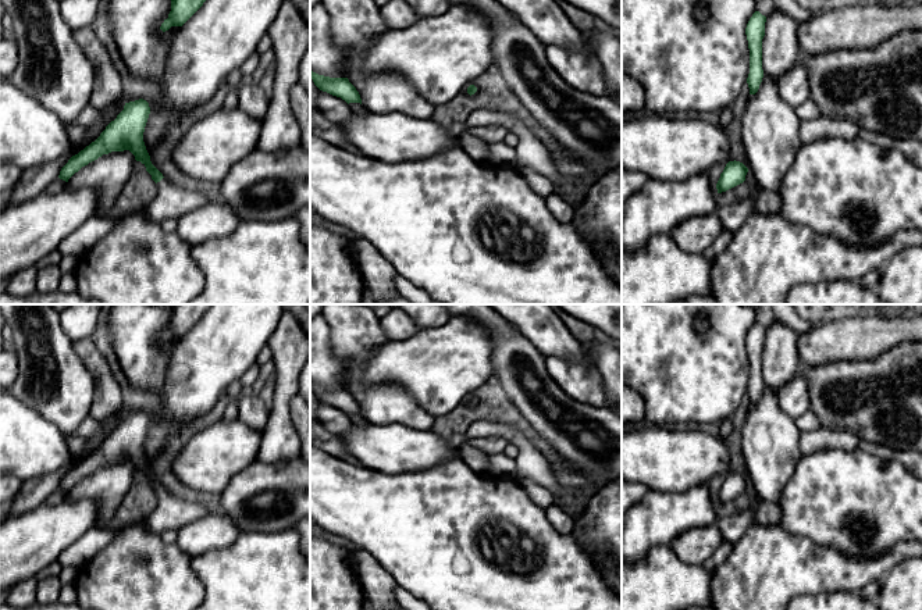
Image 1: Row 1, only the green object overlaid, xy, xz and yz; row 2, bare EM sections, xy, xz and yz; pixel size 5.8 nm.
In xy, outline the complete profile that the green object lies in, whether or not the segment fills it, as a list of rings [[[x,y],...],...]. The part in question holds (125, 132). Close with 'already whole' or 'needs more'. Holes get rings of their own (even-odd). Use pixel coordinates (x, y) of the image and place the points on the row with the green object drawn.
[[[143,99],[125,103],[124,110],[106,126],[100,136],[68,160],[61,168],[58,178],[68,182],[75,172],[103,154],[129,150],[135,156],[135,160],[146,167],[146,171],[156,182],[157,193],[154,200],[145,207],[145,215],[149,221],[161,225],[167,218],[178,220],[185,213],[210,201],[199,192],[171,185],[152,164],[143,142],[149,114],[149,103]]]; needs more

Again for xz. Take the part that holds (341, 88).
[[[310,71],[310,78],[313,79],[314,85],[332,96],[341,97],[348,104],[349,103],[360,103],[362,99],[356,88],[349,82],[348,78],[330,78],[324,75],[318,75]]]; already whole

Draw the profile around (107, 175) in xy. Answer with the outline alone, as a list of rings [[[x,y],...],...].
[[[129,150],[111,151],[82,167],[65,189],[93,189],[99,197],[95,217],[108,217],[136,163]]]

